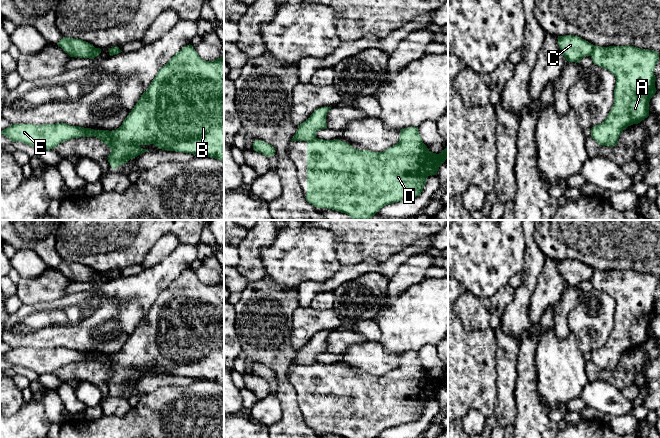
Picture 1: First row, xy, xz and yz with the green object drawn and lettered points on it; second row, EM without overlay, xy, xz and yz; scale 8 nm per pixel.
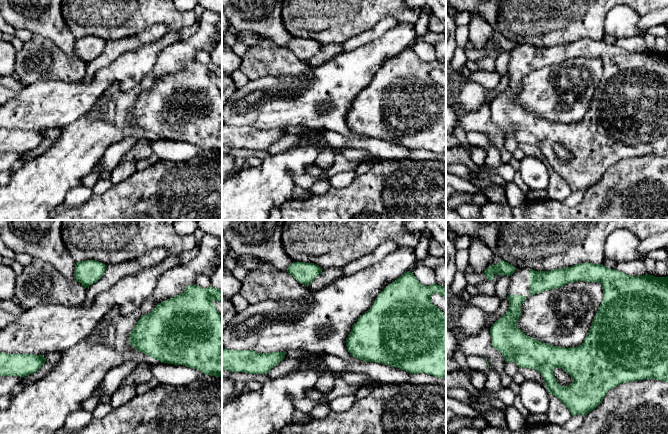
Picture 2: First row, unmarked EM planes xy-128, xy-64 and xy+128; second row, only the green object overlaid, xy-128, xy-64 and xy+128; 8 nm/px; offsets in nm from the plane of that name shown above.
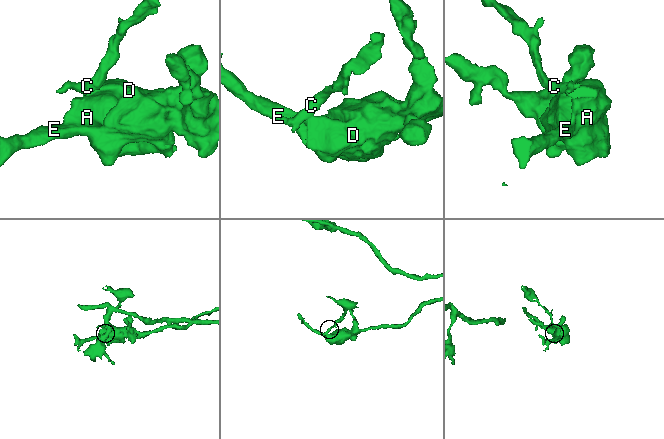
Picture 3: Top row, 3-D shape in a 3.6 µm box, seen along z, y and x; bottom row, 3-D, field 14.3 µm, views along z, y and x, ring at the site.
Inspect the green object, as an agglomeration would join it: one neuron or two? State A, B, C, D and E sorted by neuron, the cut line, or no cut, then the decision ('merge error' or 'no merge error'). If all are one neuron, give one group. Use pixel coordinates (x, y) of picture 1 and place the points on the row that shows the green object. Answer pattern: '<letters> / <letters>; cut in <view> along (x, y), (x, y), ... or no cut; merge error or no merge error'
A B C D E; no cut; no merge error

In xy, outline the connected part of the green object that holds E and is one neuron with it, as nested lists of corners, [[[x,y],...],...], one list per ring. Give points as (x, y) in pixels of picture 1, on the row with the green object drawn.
[[[192,45],[183,47],[157,73],[147,90],[141,95],[138,102],[125,118],[122,125],[116,130],[94,130],[66,123],[55,124],[12,124],[0,131],[12,142],[28,144],[38,151],[55,149],[60,143],[73,138],[96,137],[111,149],[108,162],[112,169],[124,165],[130,159],[149,152],[141,145],[154,144],[162,150],[183,152],[195,155],[207,155],[224,161],[224,57],[214,61],[205,61],[199,57]]]

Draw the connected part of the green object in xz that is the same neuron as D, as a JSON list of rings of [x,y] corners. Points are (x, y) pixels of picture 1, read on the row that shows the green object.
[[[321,107],[316,109],[310,117],[298,125],[296,134],[293,136],[291,141],[306,141],[307,142],[307,193],[306,200],[316,208],[326,208],[332,209],[341,213],[349,215],[353,220],[370,220],[381,208],[384,206],[402,201],[404,199],[409,199],[416,197],[421,194],[425,186],[426,180],[430,175],[437,175],[439,167],[445,162],[448,158],[448,144],[446,148],[439,154],[431,152],[427,146],[423,143],[421,136],[418,131],[418,127],[408,127],[400,130],[399,142],[389,149],[383,152],[373,152],[370,150],[358,150],[353,148],[350,144],[343,142],[339,139],[334,140],[323,140],[316,137],[317,131],[320,129],[326,129],[326,115],[329,112],[331,107]]]

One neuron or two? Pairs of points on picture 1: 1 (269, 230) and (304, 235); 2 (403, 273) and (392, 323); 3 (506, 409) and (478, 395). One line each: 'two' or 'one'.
1: two
2: two
3: two

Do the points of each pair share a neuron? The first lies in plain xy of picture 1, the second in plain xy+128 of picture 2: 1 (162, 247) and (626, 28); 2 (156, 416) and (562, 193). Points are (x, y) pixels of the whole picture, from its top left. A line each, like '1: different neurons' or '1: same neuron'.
1: same neuron
2: different neurons

